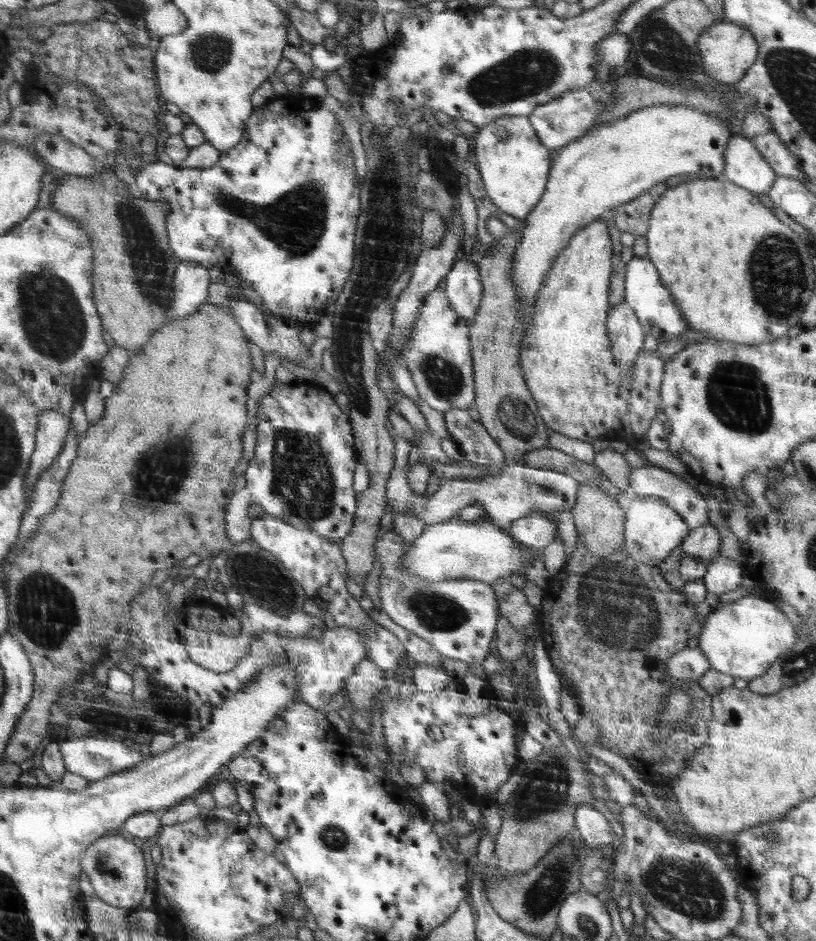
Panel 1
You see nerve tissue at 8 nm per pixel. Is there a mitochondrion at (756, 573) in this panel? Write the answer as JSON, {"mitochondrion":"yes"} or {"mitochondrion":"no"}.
{"mitochondrion":"no"}

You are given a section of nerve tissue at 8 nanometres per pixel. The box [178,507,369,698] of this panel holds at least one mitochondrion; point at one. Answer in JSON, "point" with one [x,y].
{"point":[261,578]}

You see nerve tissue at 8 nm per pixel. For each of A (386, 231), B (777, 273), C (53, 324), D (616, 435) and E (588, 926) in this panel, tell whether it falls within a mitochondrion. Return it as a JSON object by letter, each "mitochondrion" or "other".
{"A":"mitochondrion","B":"mitochondrion","C":"mitochondrion","D":"other","E":"mitochondrion"}

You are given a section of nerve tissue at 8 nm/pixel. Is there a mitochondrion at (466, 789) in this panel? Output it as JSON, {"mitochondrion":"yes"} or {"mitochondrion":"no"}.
{"mitochondrion":"no"}

